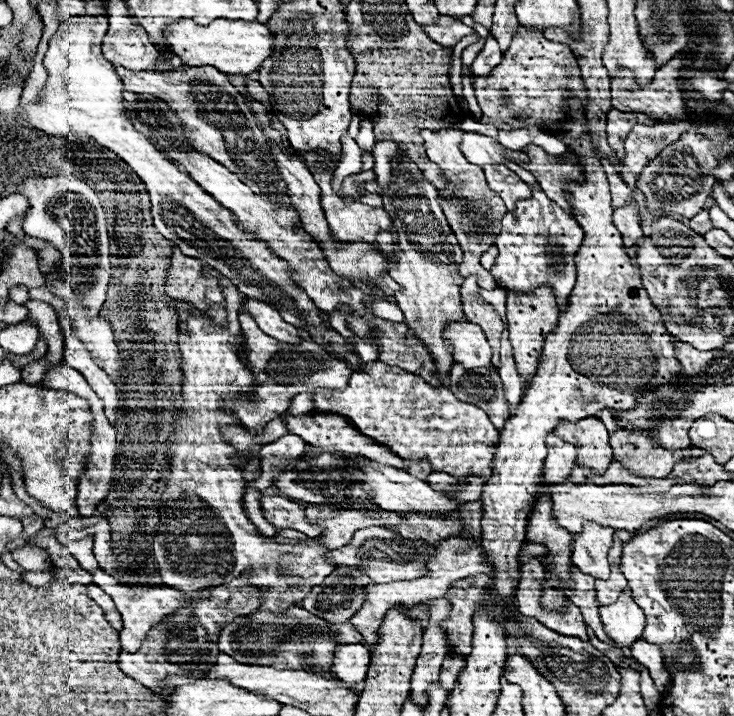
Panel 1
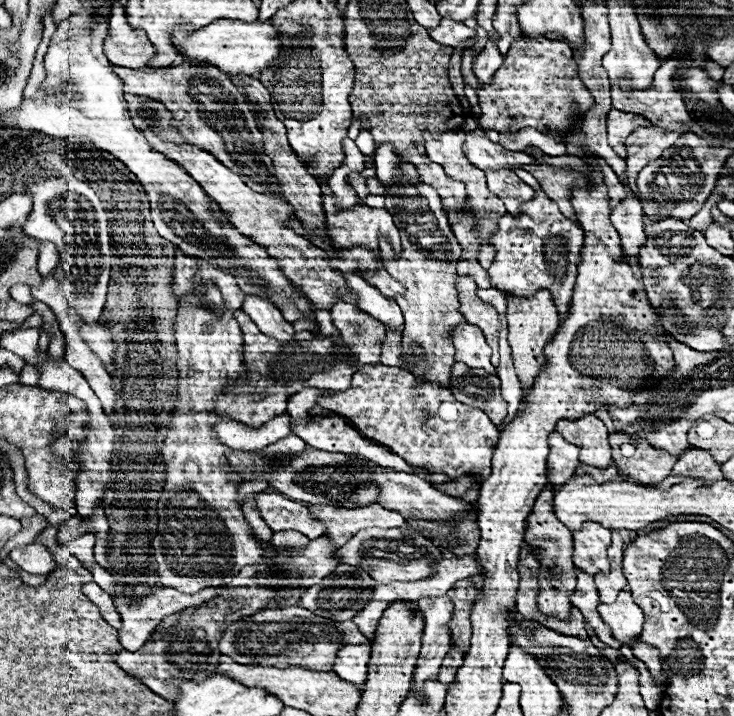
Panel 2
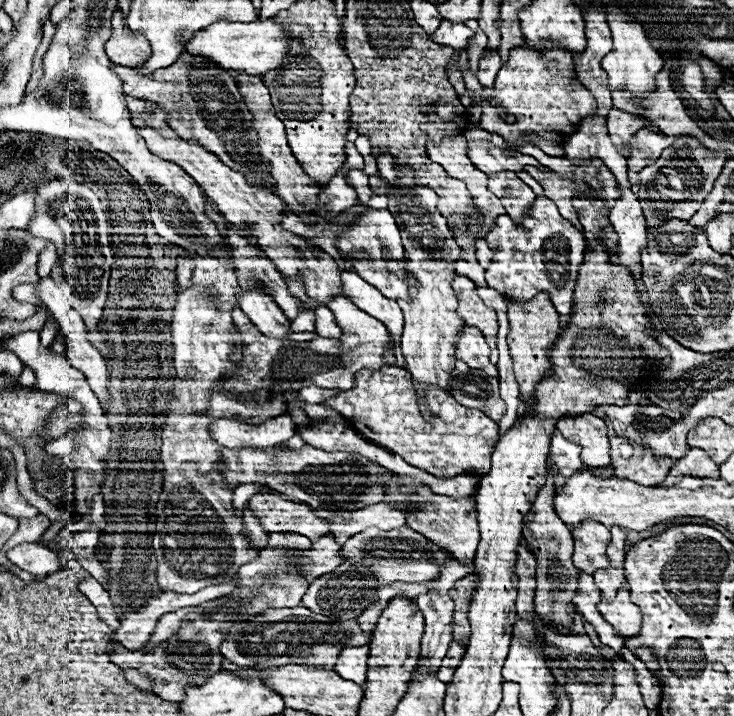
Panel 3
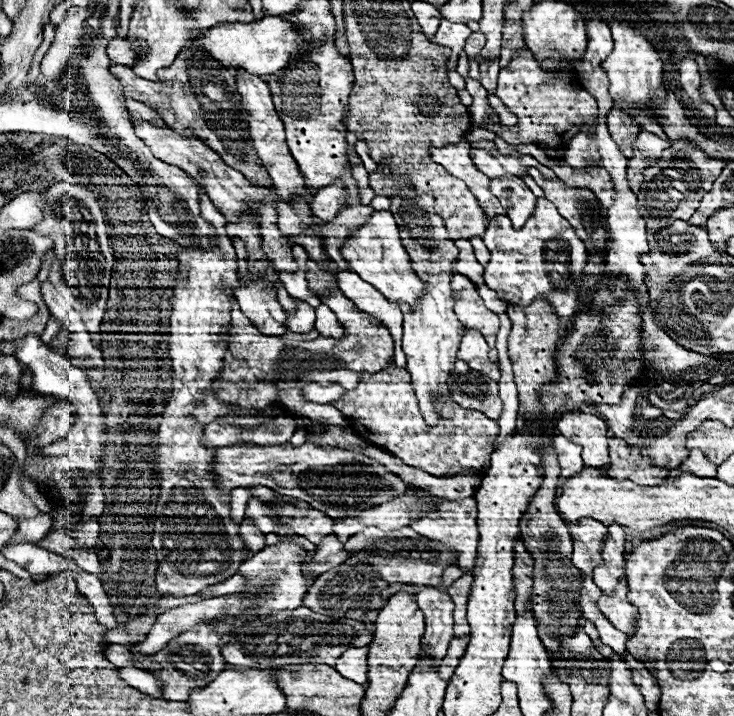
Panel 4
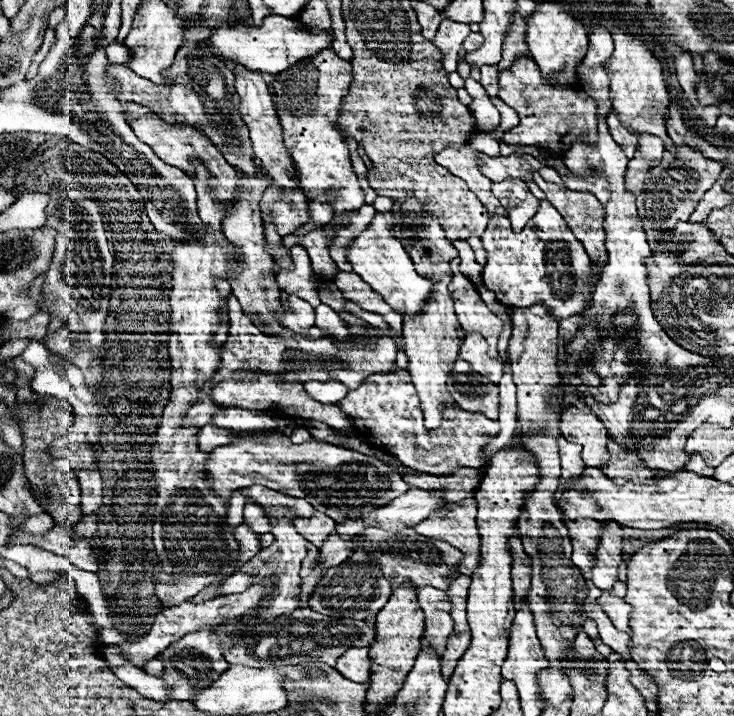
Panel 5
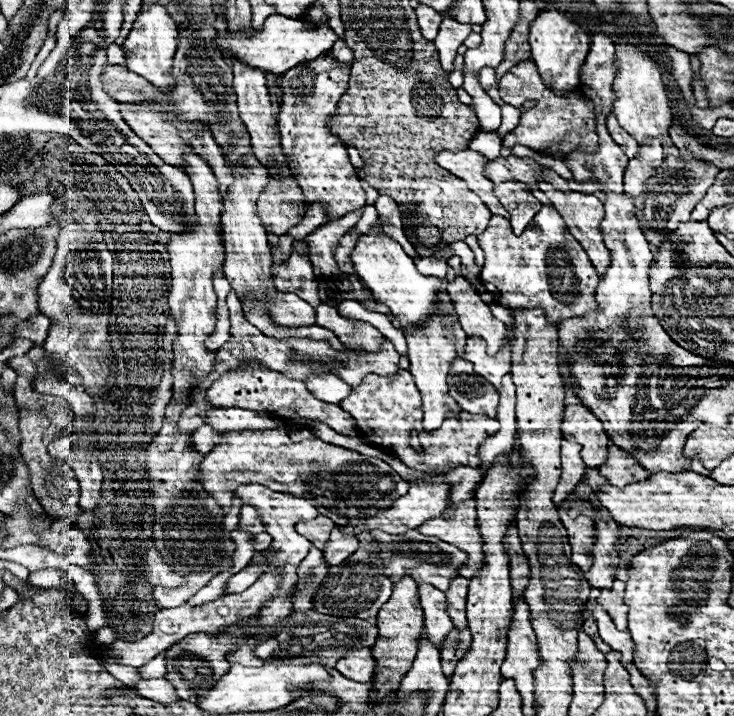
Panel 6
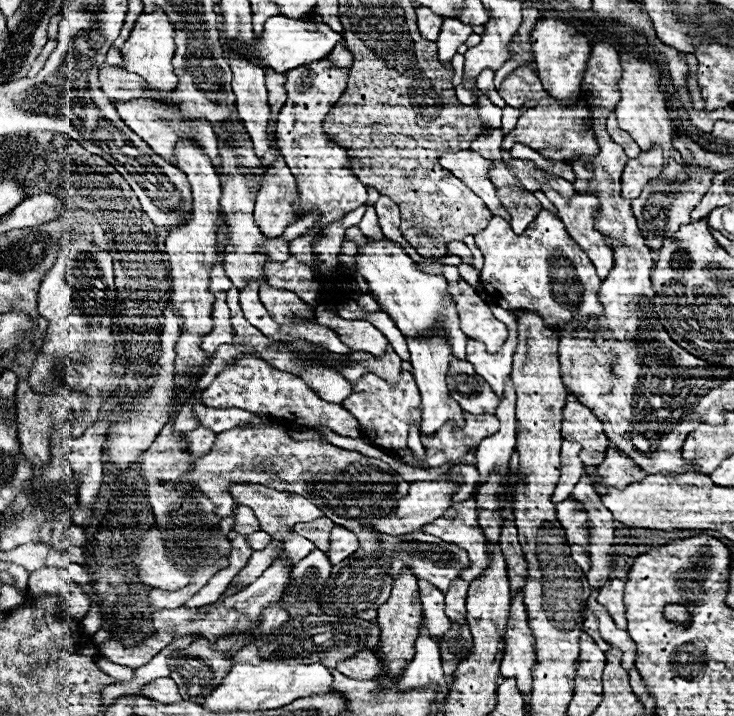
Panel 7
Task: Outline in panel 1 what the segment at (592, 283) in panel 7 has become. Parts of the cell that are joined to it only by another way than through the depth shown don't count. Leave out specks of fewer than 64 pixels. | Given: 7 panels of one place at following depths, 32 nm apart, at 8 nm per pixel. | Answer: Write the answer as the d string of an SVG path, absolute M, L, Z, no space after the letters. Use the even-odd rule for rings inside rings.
M532 186L532 192L534 192L532 198L518 202L516 210L508 212L502 218L502 230L494 240L498 256L490 274L494 276L498 288L514 290L518 294L532 292L534 288L540 286L550 286L562 310L568 304L568 298L576 282L574 258L582 244L584 232L578 226L578 222L566 216L562 208L554 200L550 200L538 186Z

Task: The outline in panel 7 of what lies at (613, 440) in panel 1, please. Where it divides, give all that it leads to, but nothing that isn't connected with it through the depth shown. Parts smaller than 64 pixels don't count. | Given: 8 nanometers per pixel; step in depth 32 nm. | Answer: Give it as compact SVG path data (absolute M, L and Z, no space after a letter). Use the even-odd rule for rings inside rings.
M608 448L602 464L596 466L598 486L614 486L626 488L626 484L634 484L634 480L644 480L644 472L634 464L634 460L626 458L626 454L616 448Z

